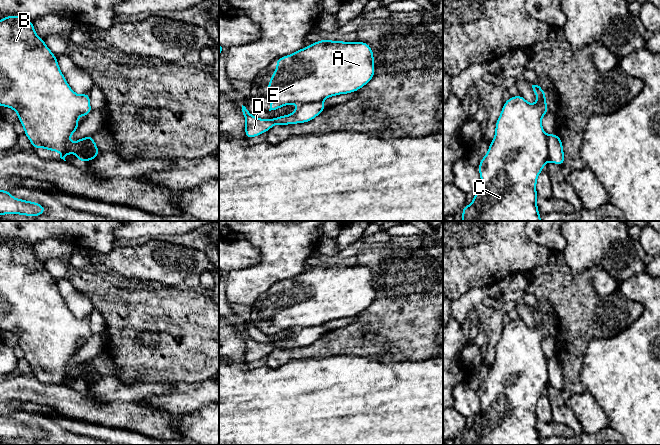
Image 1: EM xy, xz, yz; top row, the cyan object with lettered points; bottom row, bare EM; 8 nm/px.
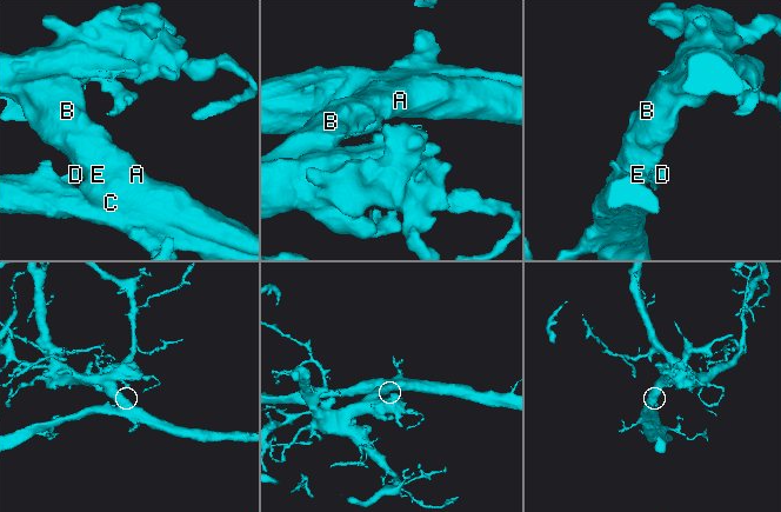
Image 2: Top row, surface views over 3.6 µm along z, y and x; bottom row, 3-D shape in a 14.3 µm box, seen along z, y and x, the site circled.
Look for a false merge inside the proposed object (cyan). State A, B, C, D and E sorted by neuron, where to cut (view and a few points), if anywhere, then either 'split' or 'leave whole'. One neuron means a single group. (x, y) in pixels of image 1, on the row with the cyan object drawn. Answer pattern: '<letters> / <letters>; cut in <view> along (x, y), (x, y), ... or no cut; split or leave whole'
A B C E / D; cut in xy along (81, 138), (85, 148), (84, 161); split

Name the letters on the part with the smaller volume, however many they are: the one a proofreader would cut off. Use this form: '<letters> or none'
D

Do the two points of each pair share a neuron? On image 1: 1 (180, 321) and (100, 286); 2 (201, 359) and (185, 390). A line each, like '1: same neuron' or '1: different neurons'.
1: same neuron
2: different neurons

